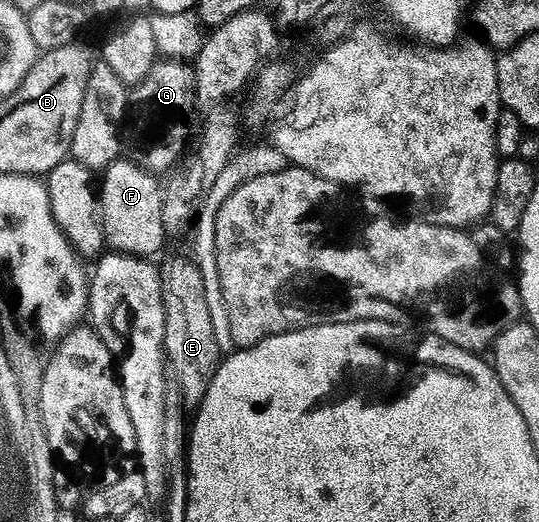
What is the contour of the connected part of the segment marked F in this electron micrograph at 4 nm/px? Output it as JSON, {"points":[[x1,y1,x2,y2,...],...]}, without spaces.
{"points":[[125,156,100,175,99,217,101,231,105,234,105,246,118,254,130,254,134,258,152,259,167,242,163,228,163,186,154,175,144,170,136,161,128,162]]}

